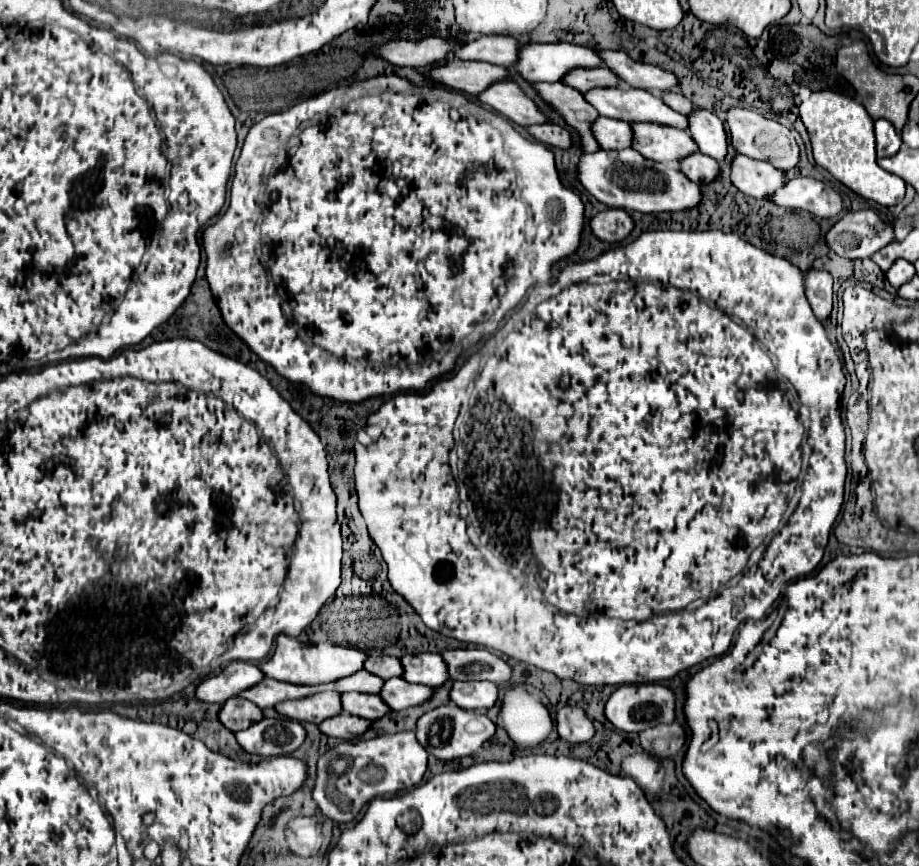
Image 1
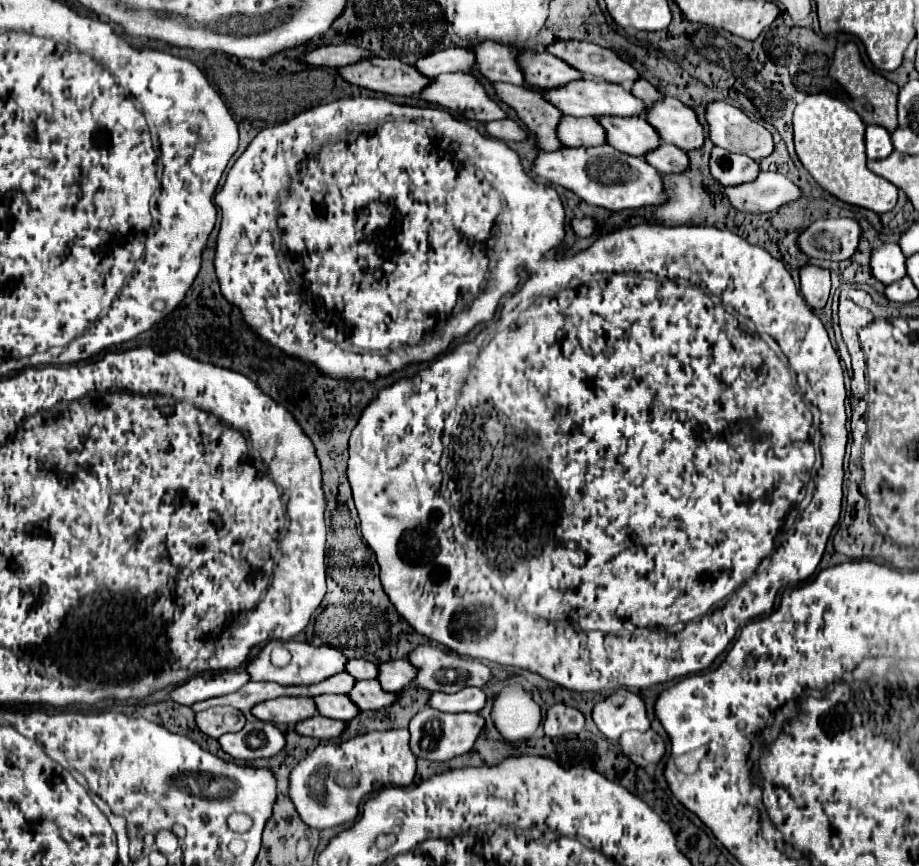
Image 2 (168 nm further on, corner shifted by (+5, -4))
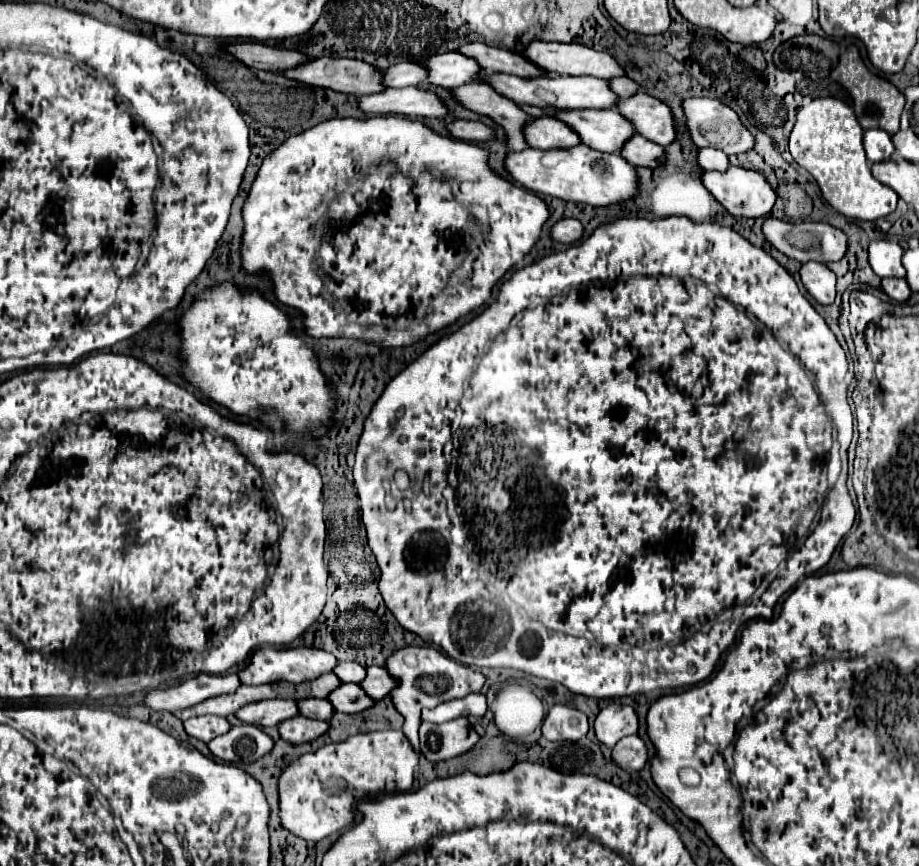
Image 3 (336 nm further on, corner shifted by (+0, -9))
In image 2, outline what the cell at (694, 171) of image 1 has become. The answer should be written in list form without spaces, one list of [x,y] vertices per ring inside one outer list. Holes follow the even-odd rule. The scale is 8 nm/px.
[[[664,144],[660,146],[660,150],[652,150],[652,154],[648,154],[648,162],[652,162],[652,166],[656,166],[656,170],[660,170],[662,176],[682,174],[690,168],[688,154],[672,144]]]

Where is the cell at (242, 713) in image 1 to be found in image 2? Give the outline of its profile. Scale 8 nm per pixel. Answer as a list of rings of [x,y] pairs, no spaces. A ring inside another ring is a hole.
[[[222,706],[222,708],[210,708],[206,712],[198,712],[196,724],[204,734],[212,738],[220,738],[222,734],[238,732],[240,726],[246,724],[246,718],[240,710],[232,706]]]

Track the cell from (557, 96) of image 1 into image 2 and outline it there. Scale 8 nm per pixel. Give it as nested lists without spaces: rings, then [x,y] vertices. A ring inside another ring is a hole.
[[[494,84],[496,94],[510,104],[518,116],[524,120],[528,132],[538,136],[538,146],[546,152],[562,150],[564,144],[556,136],[556,128],[562,120],[562,110],[548,102],[538,90],[532,90],[528,86],[512,86],[512,84]]]

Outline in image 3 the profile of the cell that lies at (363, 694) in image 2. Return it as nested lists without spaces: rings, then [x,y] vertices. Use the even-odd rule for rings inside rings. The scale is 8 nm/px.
[[[341,683],[329,693],[327,699],[339,713],[359,713],[375,703],[369,699],[369,695],[365,695],[365,691],[361,691],[361,685],[357,683]]]

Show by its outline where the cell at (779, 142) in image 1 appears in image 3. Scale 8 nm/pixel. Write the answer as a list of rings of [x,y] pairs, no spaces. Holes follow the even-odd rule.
[[[689,97],[681,103],[681,107],[683,107],[683,113],[685,113],[685,127],[689,131],[689,137],[697,147],[721,149],[727,155],[747,153],[749,149],[753,149],[753,145],[755,145],[753,135],[743,127],[737,113],[731,107],[727,107],[725,103],[721,103],[719,99]]]

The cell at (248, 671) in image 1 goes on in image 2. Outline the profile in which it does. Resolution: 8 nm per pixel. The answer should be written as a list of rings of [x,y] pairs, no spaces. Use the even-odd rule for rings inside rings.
[[[230,670],[230,672],[216,672],[210,676],[196,676],[170,692],[170,698],[178,704],[192,706],[196,702],[224,696],[230,692],[240,690],[250,680],[246,670]]]

